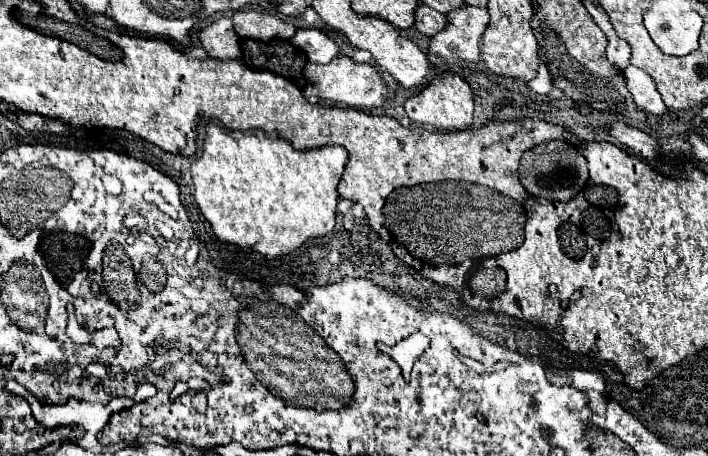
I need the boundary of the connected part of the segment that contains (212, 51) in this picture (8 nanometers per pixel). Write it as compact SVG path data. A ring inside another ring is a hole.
M230 17L216 19L210 27L200 33L202 47L214 59L240 59L240 37L232 29Z

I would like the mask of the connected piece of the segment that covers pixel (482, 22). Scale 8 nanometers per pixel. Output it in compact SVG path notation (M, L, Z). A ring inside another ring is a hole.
M466 5L446 15L448 27L432 37L430 51L446 61L480 61L480 37L488 25L486 7Z

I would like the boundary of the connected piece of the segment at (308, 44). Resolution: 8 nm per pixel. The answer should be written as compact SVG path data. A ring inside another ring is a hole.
M314 27L300 29L300 33L296 33L290 41L298 49L302 49L308 61L312 63L330 63L340 53L336 41L330 39L324 31L314 29Z

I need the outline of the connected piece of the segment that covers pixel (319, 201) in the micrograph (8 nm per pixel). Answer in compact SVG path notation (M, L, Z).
M208 123L202 155L192 163L194 199L220 241L252 247L268 259L276 259L280 255L292 253L306 239L326 235L334 229L336 205L340 199L336 187L346 161L348 151L342 145L324 145L298 151L288 139L282 137L260 139L256 133L244 133L240 139L234 139L220 125Z

